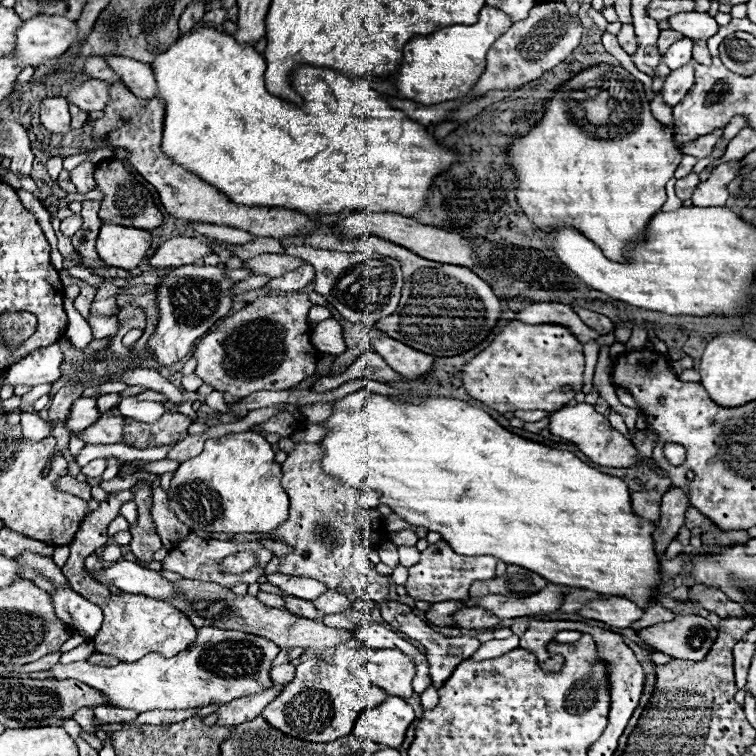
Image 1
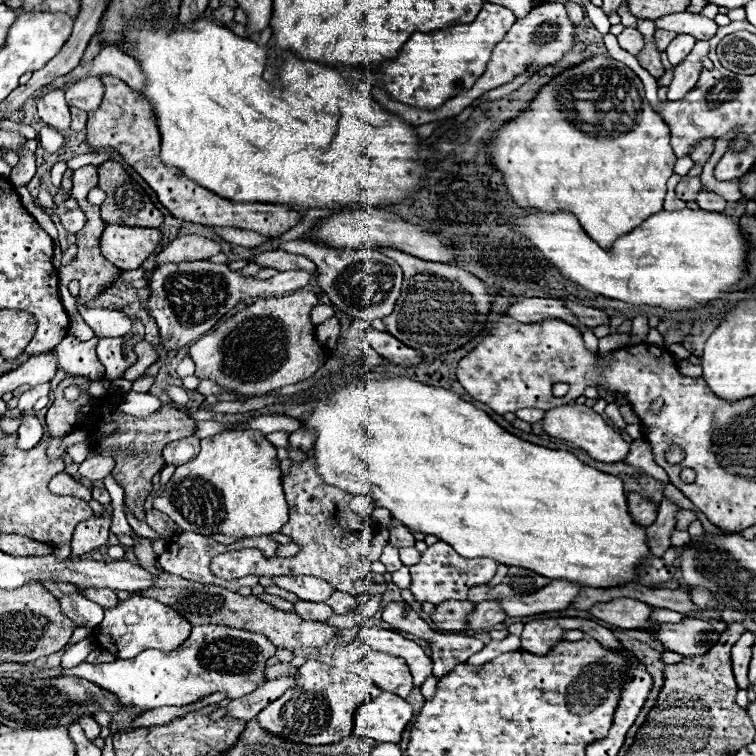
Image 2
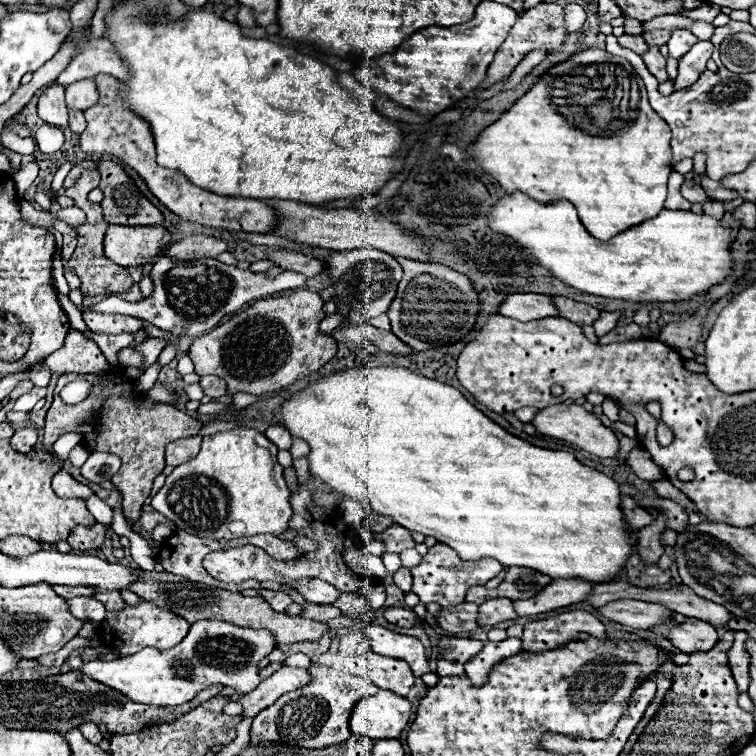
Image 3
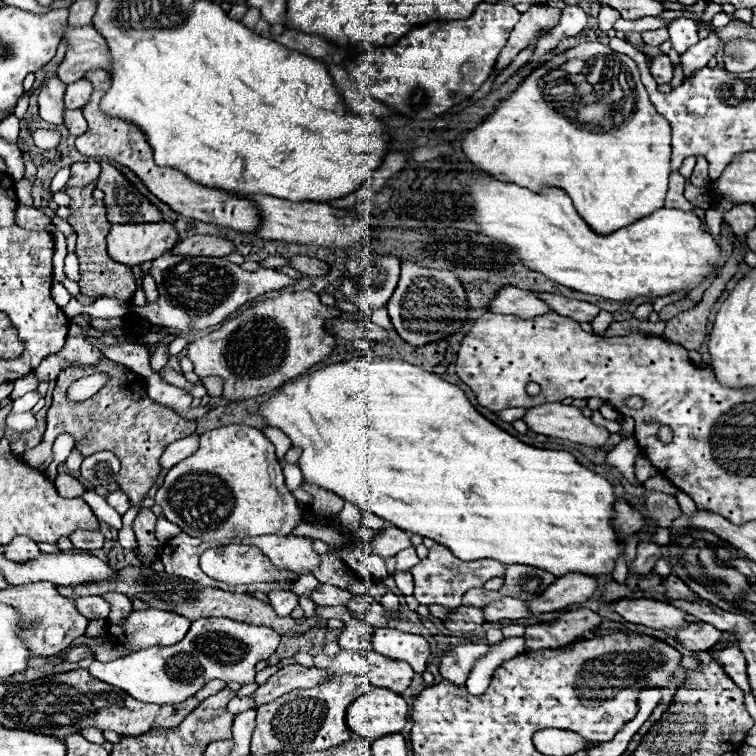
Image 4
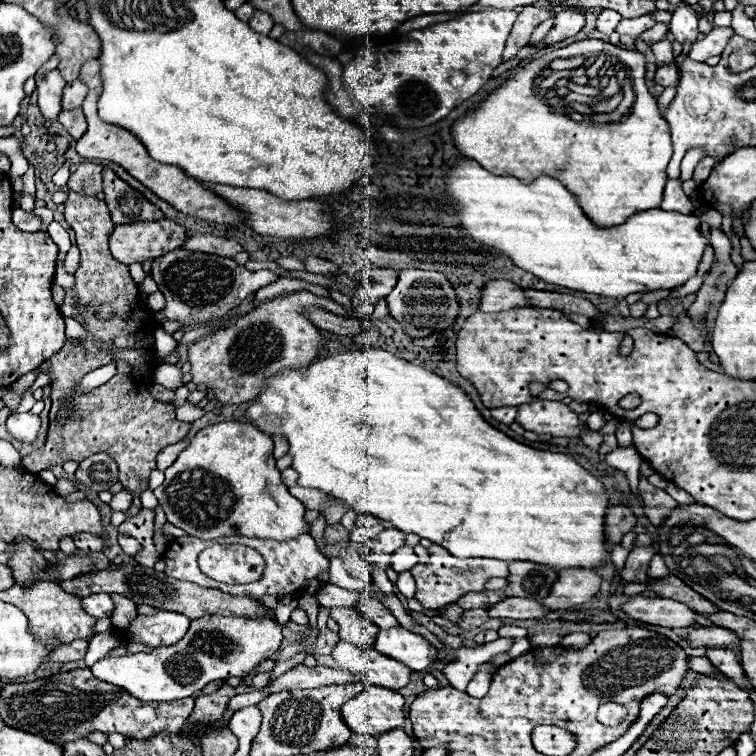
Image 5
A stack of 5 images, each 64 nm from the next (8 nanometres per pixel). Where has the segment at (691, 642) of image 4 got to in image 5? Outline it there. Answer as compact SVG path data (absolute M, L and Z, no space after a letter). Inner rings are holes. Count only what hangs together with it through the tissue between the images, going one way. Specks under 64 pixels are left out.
M702 626L702 628L696 628L694 632L690 632L690 636L686 640L694 648L740 646L740 638L732 630L720 628L720 626Z

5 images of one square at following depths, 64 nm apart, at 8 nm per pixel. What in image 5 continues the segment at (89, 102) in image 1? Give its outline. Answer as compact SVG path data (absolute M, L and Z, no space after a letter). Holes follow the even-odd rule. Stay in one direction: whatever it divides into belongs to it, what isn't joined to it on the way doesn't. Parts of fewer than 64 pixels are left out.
M74 80L74 82L68 82L64 86L64 92L62 92L62 110L74 110L74 108L80 108L84 98L88 94L88 88L80 82L80 80Z

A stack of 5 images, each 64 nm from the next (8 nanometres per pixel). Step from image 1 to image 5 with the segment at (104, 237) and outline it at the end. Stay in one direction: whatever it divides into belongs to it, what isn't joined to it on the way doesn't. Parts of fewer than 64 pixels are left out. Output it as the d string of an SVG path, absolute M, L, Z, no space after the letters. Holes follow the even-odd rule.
M168 218L118 224L110 236L110 252L122 264L134 264L178 250L186 238L186 228Z

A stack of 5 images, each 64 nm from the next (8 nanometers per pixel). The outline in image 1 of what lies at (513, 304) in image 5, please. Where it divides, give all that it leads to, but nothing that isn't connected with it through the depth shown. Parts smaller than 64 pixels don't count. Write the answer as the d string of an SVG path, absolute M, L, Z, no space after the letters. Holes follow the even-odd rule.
M530 302L526 308L516 312L516 320L520 320L522 324L562 324L570 328L580 342L600 337L596 330L588 328L578 318L578 314L568 304L560 302Z

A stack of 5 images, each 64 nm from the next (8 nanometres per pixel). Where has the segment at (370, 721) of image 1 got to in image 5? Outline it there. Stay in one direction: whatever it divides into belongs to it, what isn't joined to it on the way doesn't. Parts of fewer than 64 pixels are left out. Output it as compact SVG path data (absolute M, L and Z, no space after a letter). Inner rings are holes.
M368 684L368 688L342 706L340 714L354 734L378 736L404 726L404 696Z

